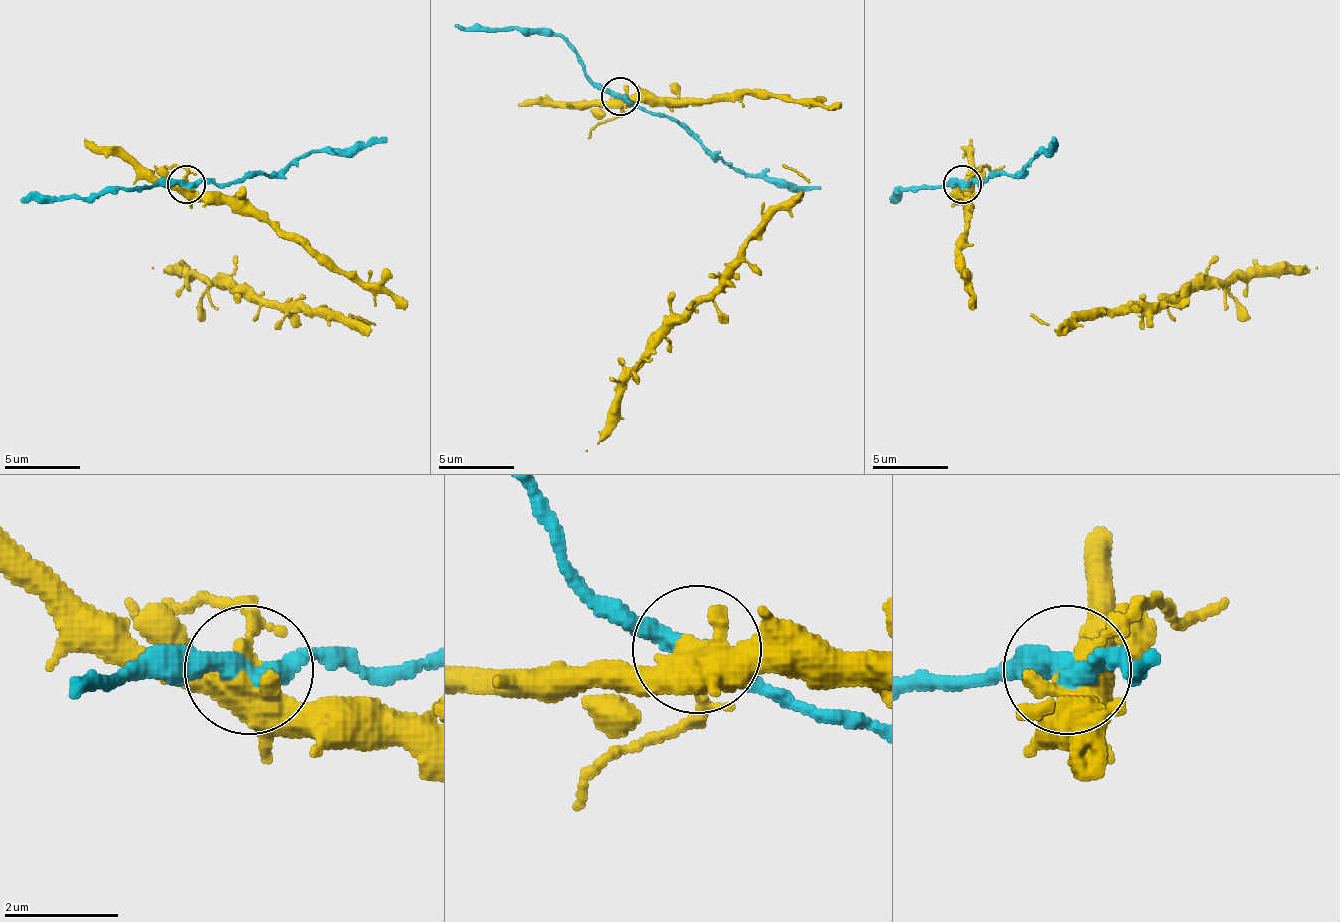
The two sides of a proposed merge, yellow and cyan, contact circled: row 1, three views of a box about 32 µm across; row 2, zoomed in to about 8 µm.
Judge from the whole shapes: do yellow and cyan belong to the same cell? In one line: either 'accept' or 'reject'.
reject

